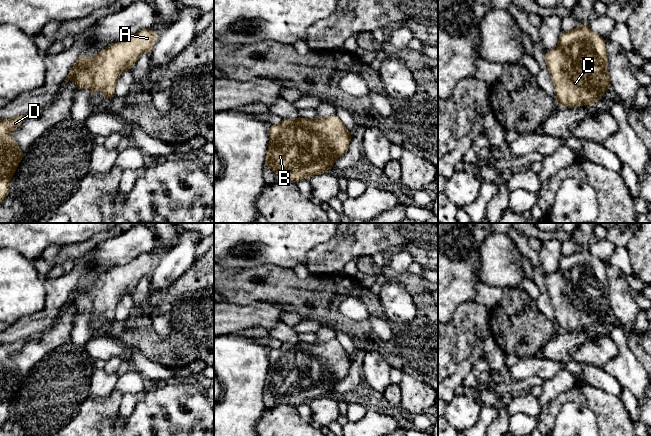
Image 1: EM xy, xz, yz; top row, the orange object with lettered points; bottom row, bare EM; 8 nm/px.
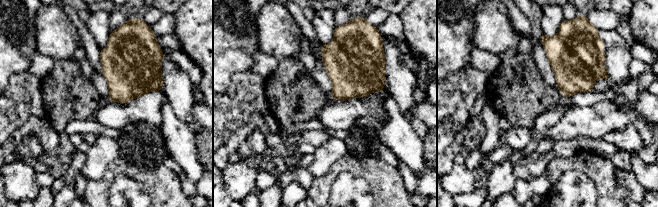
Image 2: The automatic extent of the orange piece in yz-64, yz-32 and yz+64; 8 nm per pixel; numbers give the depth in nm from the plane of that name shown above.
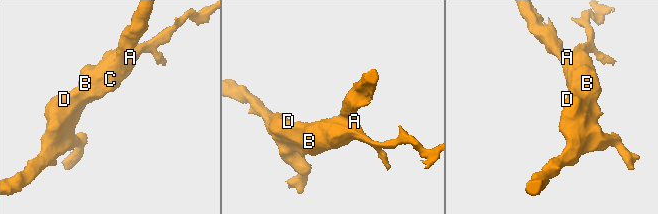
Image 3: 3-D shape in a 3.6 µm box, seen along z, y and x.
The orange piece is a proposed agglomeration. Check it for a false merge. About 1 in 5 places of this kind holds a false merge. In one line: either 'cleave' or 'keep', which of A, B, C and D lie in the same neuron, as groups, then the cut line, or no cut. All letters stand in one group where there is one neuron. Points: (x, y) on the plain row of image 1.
keep; groups A B C D; cut none

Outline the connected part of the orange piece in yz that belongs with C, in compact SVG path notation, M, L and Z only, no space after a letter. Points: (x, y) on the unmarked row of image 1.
M587 247L569 256L562 255L558 270L546 275L545 282L559 330L573 332L596 328L603 316L611 314L605 263L593 256Z

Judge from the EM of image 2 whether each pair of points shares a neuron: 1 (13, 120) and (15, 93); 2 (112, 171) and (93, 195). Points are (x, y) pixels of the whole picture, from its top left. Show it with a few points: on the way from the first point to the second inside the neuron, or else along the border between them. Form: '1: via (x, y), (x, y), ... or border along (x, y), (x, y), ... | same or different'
1: via (13, 113), (15, 100) | same
2: via (108, 177), (99, 189) | same

